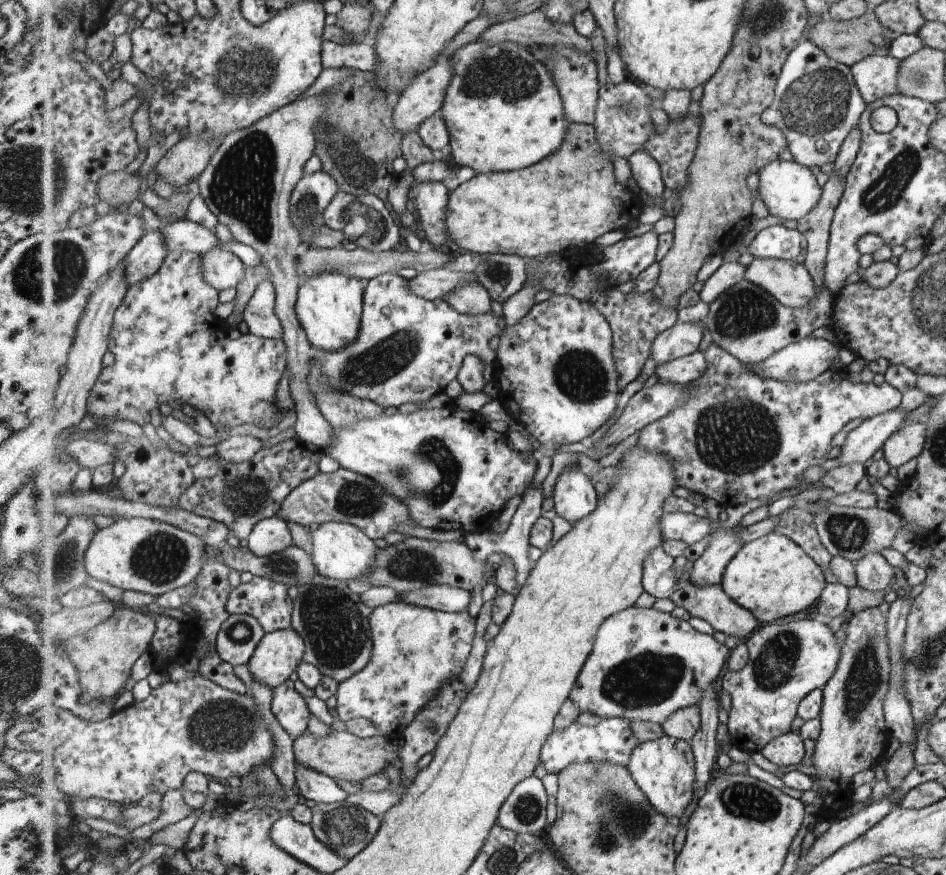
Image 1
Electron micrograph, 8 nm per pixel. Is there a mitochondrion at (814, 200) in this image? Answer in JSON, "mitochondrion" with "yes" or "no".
{"mitochondrion":"no"}

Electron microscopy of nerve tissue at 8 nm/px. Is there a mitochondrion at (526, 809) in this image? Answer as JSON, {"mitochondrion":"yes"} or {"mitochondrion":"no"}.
{"mitochondrion":"yes"}

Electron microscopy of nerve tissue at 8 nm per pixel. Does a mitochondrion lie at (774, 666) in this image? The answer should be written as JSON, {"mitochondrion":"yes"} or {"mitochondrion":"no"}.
{"mitochondrion":"yes"}

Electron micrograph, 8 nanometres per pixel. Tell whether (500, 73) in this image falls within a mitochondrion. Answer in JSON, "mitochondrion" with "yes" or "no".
{"mitochondrion":"yes"}

